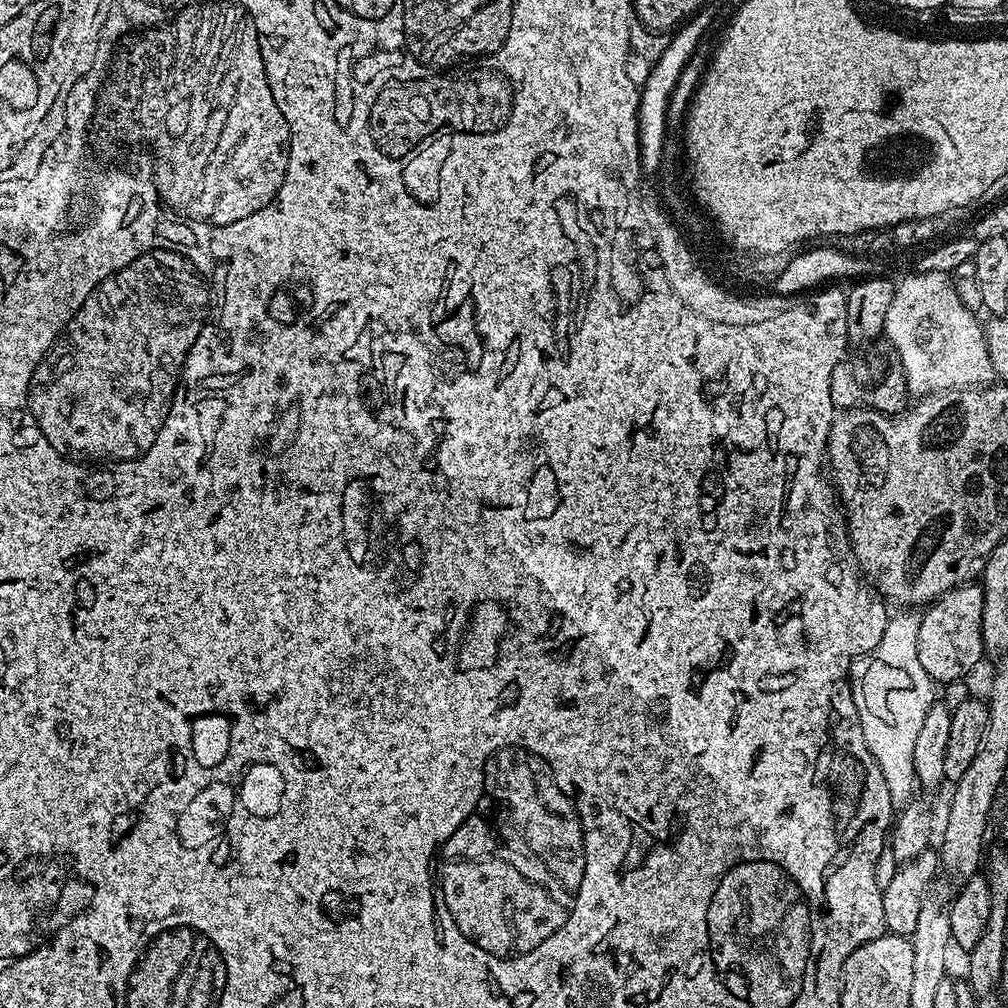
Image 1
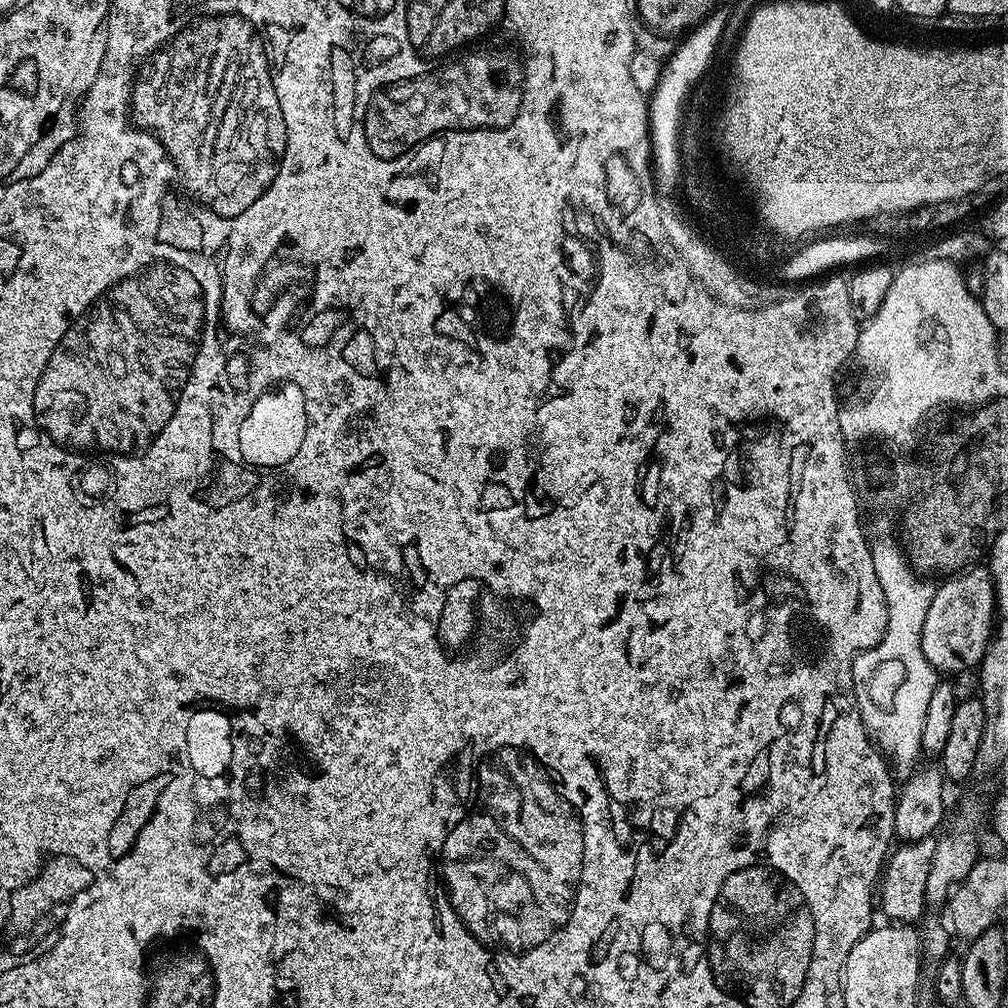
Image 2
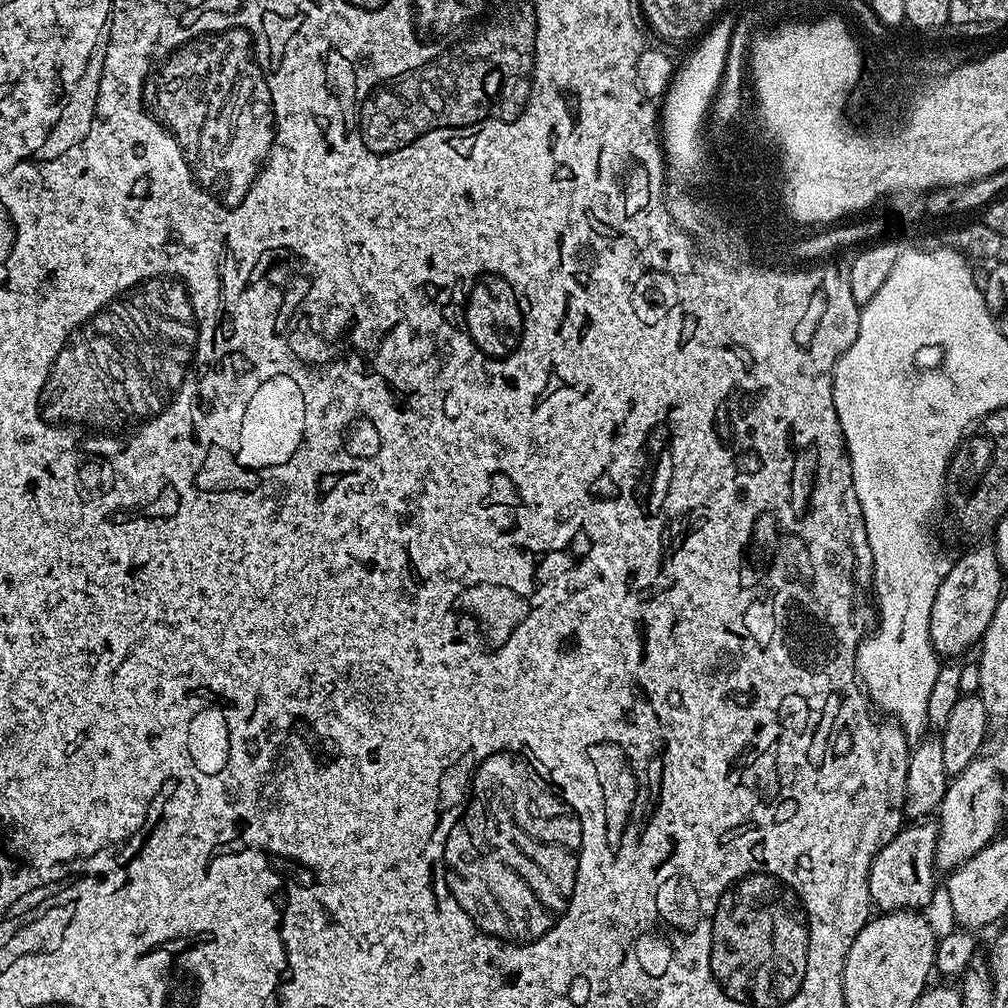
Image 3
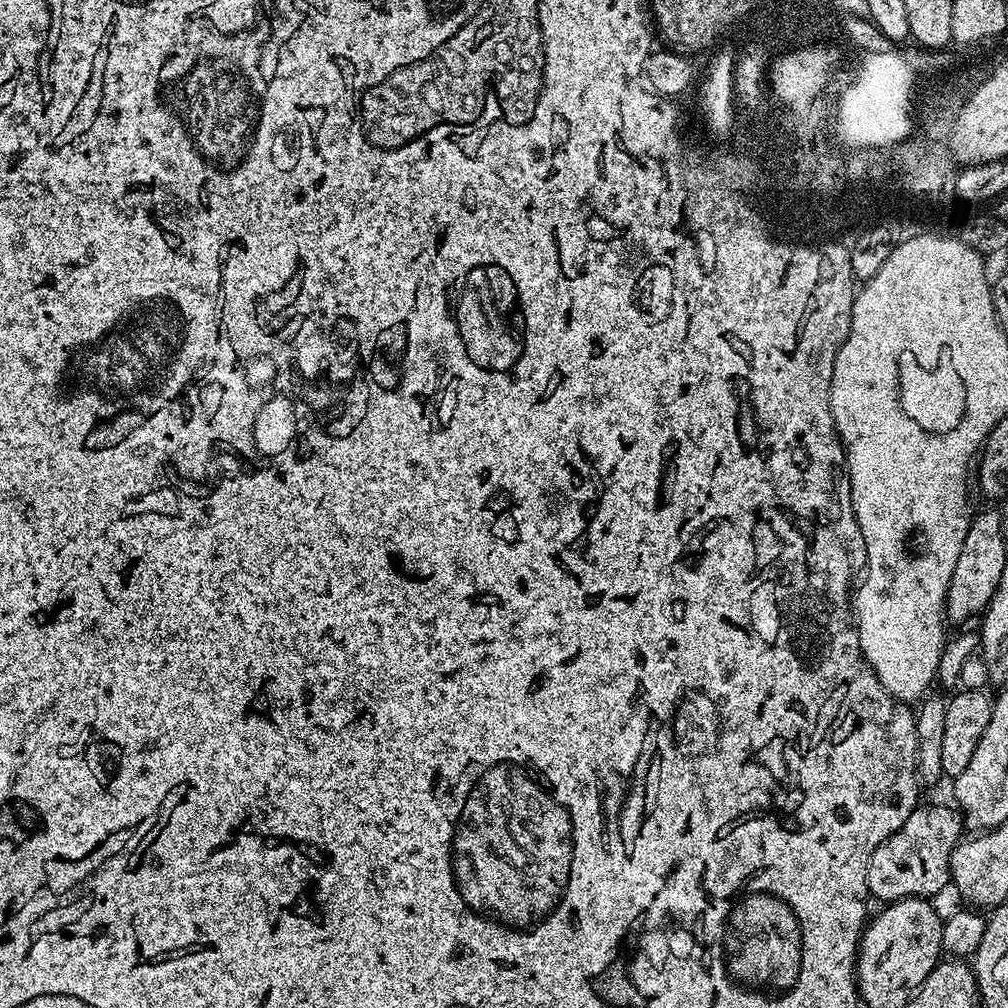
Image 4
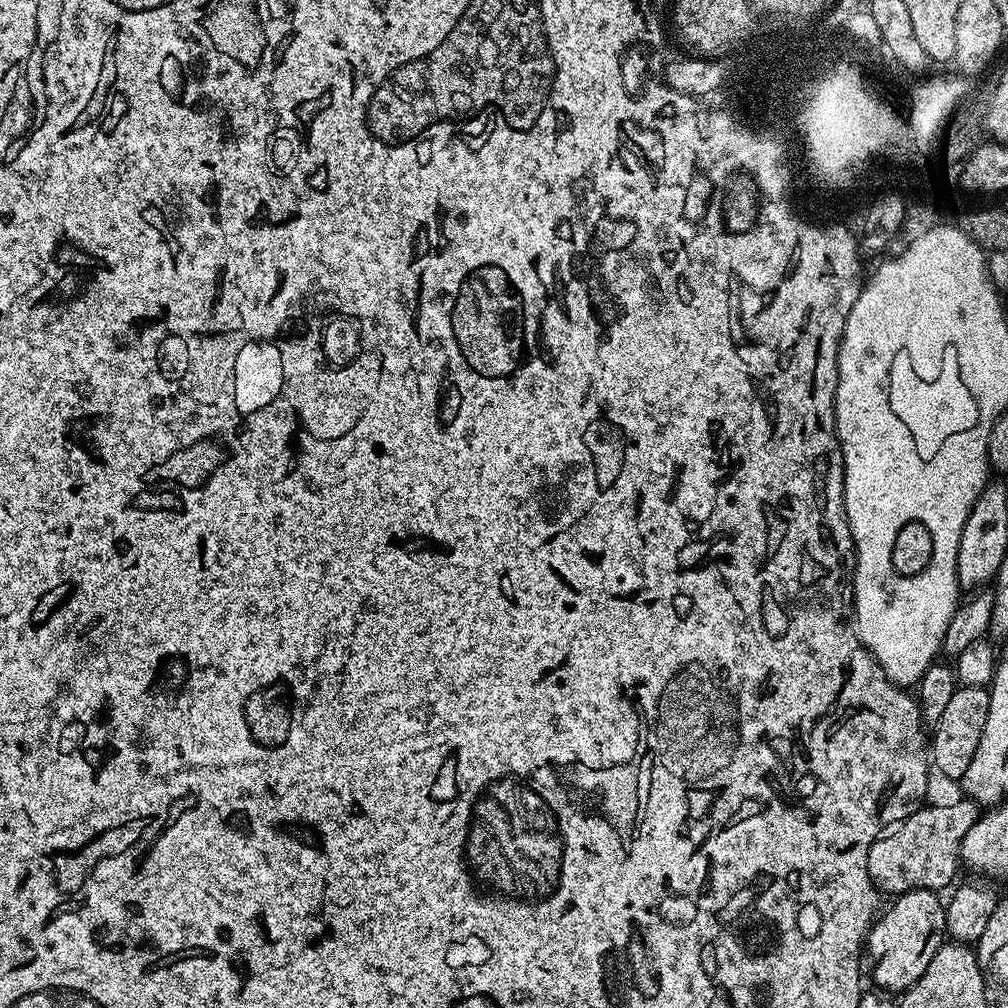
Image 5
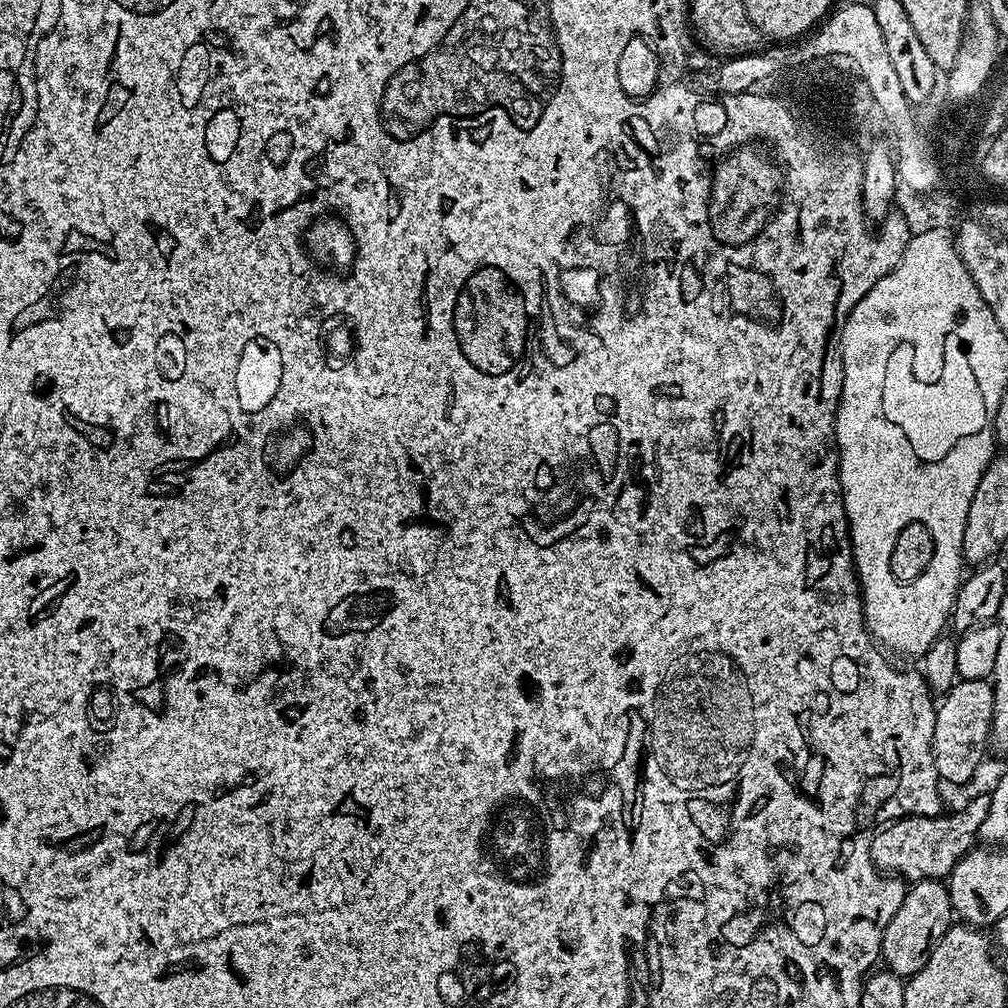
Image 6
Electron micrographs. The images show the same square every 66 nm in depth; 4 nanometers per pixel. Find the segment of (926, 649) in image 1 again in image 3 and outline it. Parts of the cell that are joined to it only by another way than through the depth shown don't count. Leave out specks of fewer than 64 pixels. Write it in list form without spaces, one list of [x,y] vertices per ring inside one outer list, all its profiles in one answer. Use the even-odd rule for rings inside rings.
[[[991,543],[980,544],[953,559],[952,569],[942,578],[938,594],[934,594],[934,610],[930,610],[930,642],[937,657],[960,658],[956,656],[967,648],[975,649],[984,639],[986,626],[990,626],[990,618],[994,618],[994,610],[1005,591],[1003,575]]]

